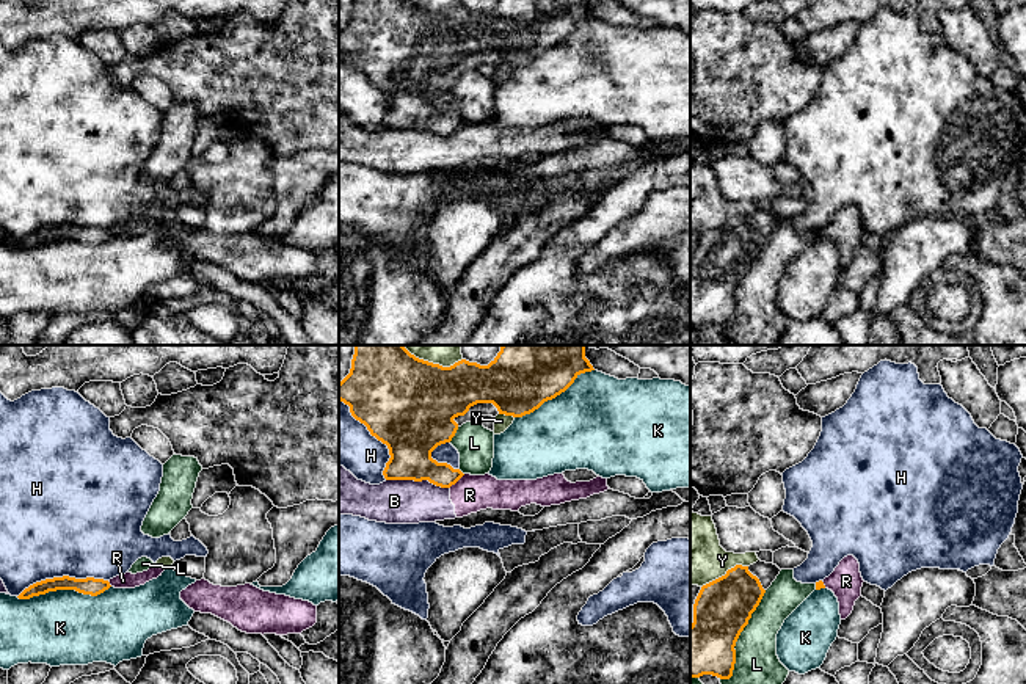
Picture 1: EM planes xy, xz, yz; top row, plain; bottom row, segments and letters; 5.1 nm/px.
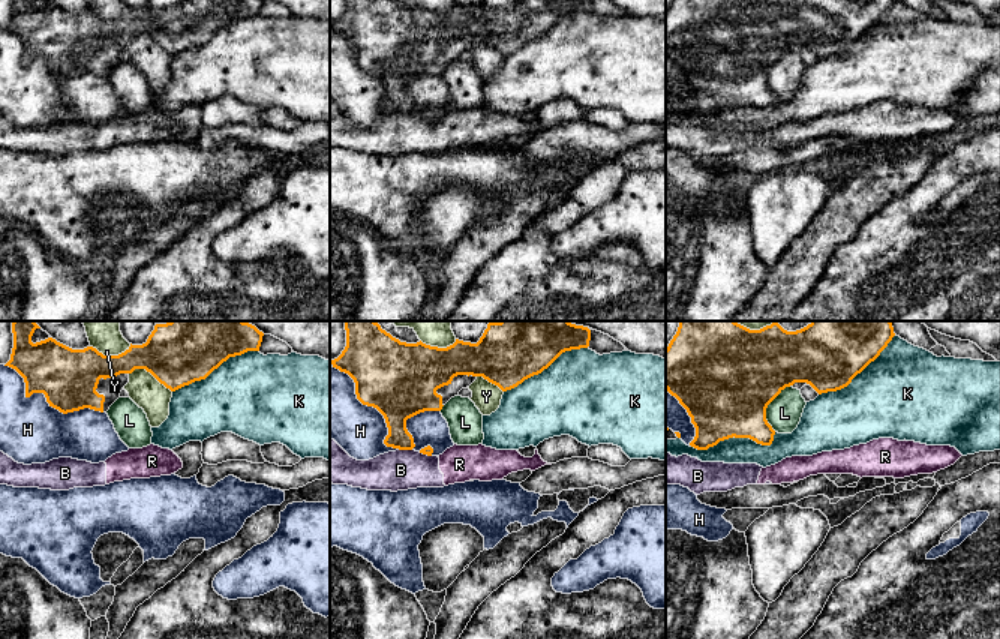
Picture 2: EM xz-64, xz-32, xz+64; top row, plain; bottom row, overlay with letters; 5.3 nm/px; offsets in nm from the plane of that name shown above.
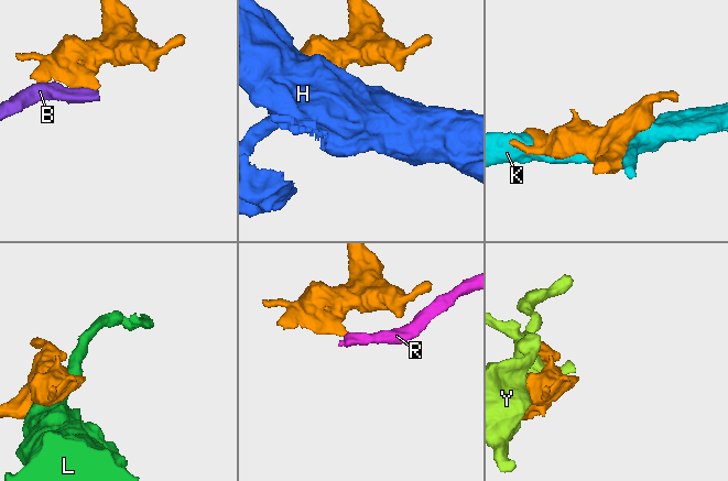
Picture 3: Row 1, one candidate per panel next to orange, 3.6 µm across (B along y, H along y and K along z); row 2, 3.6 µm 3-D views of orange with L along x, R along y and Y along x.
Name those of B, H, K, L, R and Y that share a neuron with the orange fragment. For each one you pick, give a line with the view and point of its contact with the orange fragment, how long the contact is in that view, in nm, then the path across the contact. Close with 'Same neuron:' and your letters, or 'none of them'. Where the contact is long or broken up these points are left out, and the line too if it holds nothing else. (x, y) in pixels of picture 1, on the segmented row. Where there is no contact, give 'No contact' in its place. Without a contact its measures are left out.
Same neuron: none of them

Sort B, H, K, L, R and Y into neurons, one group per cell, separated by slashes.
B R / H / K / L / Y

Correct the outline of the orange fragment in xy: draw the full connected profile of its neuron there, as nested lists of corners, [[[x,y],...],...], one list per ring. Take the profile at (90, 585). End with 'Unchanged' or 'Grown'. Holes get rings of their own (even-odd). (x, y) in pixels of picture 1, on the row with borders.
[[[63,576],[36,582],[28,588],[25,588],[17,598],[30,599],[33,596],[45,595],[49,591],[56,591],[56,590],[75,590],[83,595],[97,596],[105,590],[108,590],[110,587],[111,587],[110,582],[104,579],[94,579],[94,577],[75,579]]]. Unchanged

